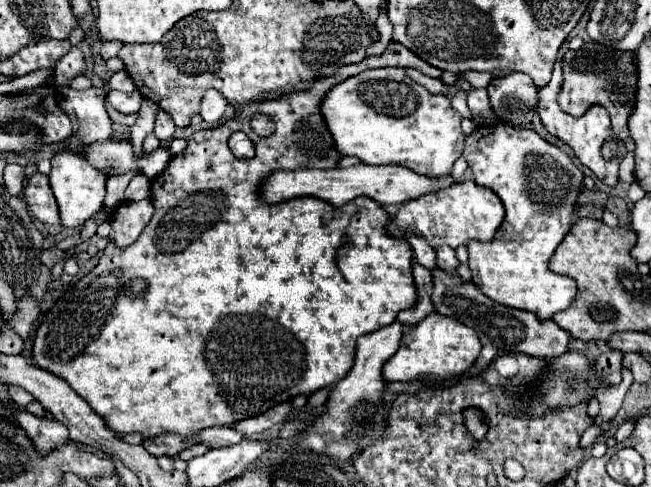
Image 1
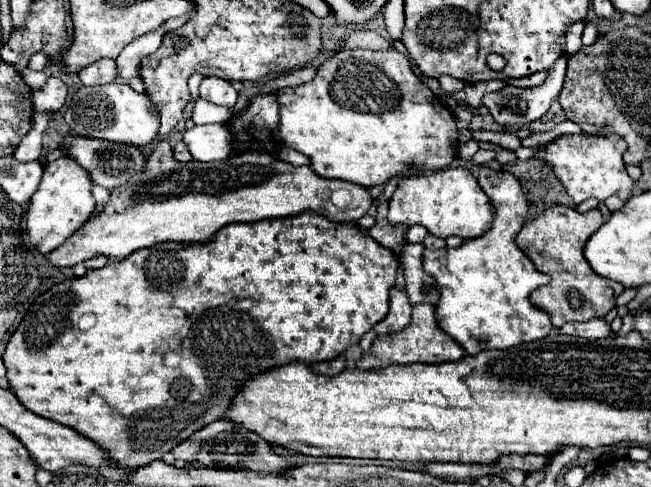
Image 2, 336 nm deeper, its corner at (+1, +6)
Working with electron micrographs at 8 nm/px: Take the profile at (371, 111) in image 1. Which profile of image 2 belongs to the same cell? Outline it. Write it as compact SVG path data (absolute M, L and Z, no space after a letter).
M397 49L339 51L321 63L313 81L281 89L279 107L279 139L291 149L307 155L313 171L327 179L343 179L357 185L375 187L409 169L417 169L419 173L445 169L457 157L459 129L455 115L433 97L433 93L413 73L405 55Z

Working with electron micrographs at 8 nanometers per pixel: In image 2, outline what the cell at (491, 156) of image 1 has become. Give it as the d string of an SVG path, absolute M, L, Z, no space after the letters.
M481 167L477 179L479 179L481 189L491 199L491 203L499 205L499 211L495 213L493 227L483 237L467 239L463 245L459 245L455 249L451 249L451 247L445 247L445 249L439 249L439 251L425 249L425 253L423 253L423 259L425 259L423 267L425 267L427 273L431 273L437 279L437 285L439 285L439 291L441 291L441 299L437 303L439 325L461 347L465 347L465 351L469 355L477 355L483 349L481 343L485 343L487 349L509 349L509 347L519 345L519 343L537 341L537 339L545 337L553 327L549 313L545 313L543 309L535 307L529 301L531 291L549 283L551 277L537 271L535 265L531 263L531 259L515 243L515 237L521 231L521 227L527 219L527 211L529 211L529 203L525 199L523 189L521 189L521 181L509 171L495 171L491 167Z

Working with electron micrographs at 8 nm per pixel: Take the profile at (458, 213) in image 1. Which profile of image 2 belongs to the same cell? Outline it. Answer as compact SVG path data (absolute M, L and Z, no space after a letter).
M451 167L435 173L421 173L413 177L403 177L397 191L389 199L389 221L403 225L423 225L435 237L457 235L463 239L473 239L485 235L495 219L493 205L485 191L479 187L475 175L465 167Z

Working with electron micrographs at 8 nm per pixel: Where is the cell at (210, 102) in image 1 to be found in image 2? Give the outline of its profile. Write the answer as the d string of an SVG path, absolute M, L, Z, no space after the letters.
M205 77L201 81L199 91L201 91L201 99L211 101L221 107L227 107L227 109L233 109L239 99L239 93L233 89L233 85L219 77Z

